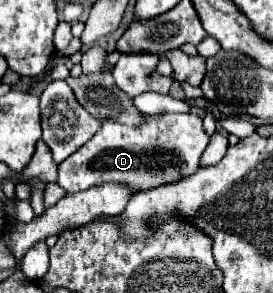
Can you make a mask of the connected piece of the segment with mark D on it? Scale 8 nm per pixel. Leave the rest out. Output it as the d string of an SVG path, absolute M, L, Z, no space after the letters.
M184 114L184 116L148 116L144 124L140 126L124 126L120 122L106 122L102 128L94 134L92 140L88 140L76 154L68 156L60 166L58 166L58 178L56 184L66 190L66 194L78 194L82 190L102 186L108 182L120 184L130 188L132 192L144 192L152 190L164 184L174 184L180 182L192 174L198 172L200 168L200 158L210 142L210 136L204 130L202 118L198 114Z

